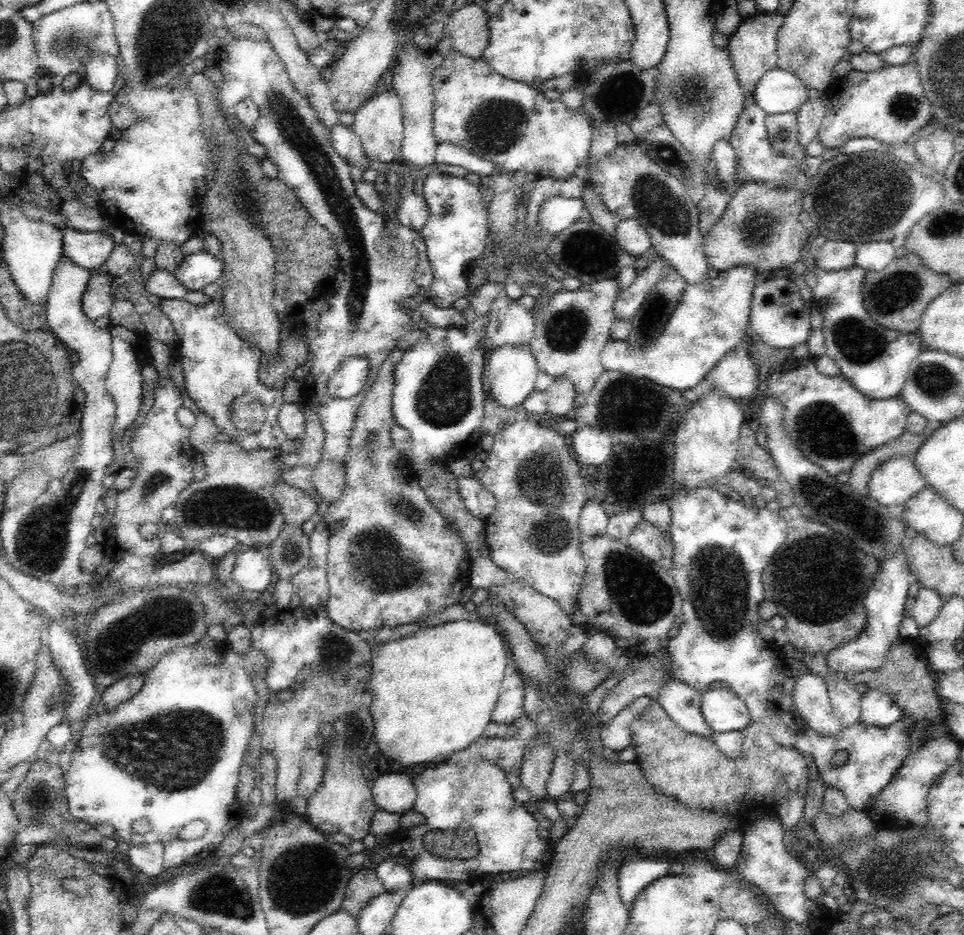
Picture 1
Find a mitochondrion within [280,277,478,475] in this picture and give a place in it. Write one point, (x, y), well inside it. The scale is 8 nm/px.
(445, 398)

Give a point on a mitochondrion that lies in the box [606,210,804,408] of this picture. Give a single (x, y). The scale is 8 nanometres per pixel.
(756, 229)

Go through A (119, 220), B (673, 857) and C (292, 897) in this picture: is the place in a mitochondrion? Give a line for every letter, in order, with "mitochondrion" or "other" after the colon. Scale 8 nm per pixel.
A: other
B: other
C: mitochondrion

